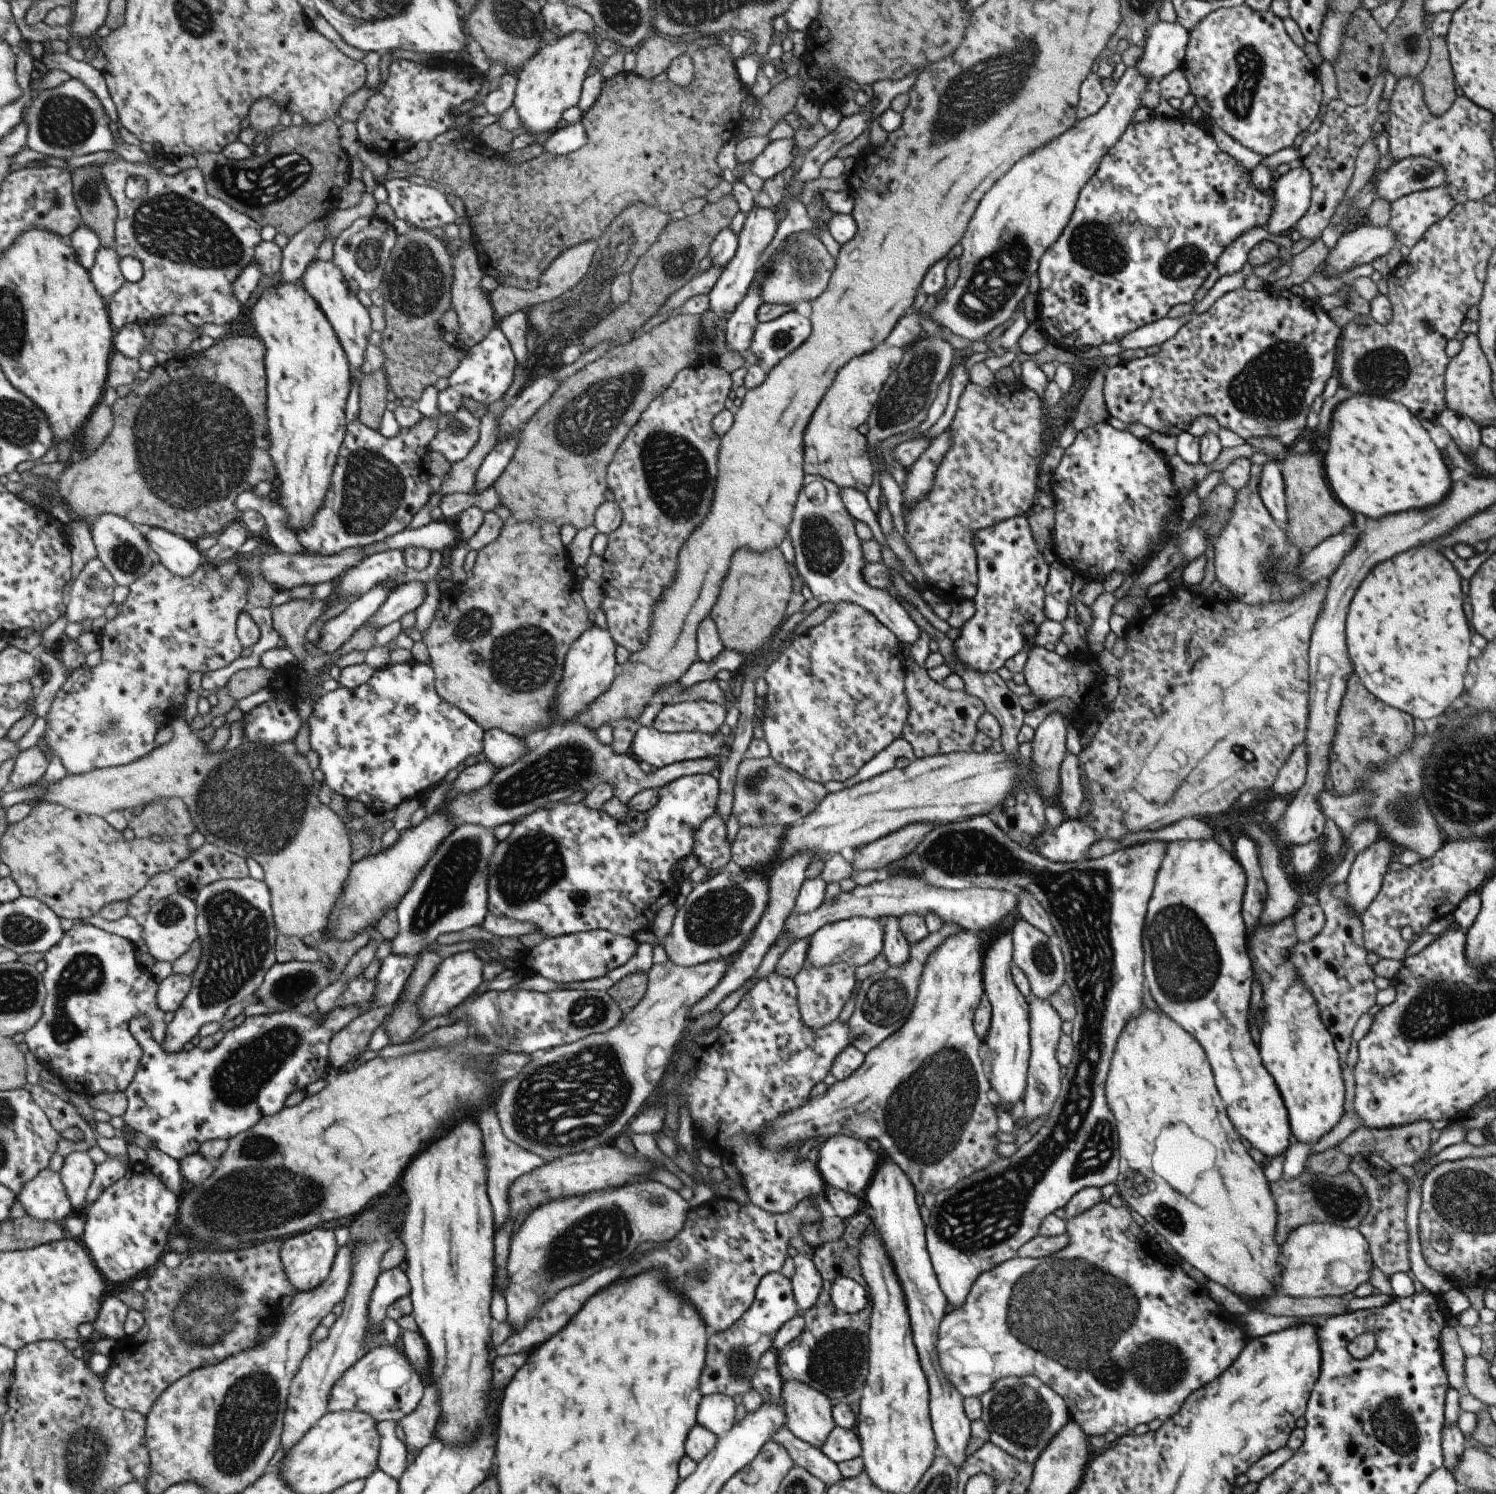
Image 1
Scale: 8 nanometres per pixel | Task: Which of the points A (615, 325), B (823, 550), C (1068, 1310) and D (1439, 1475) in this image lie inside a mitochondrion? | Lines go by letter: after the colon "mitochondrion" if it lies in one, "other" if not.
A: mitochondrion
B: mitochondrion
C: mitochondrion
D: other

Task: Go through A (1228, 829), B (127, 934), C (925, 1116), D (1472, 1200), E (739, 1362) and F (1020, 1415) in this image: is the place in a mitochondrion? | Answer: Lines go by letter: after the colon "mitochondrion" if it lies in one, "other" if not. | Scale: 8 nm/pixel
A: other
B: other
C: mitochondrion
D: mitochondrion
E: mitochondrion
F: mitochondrion

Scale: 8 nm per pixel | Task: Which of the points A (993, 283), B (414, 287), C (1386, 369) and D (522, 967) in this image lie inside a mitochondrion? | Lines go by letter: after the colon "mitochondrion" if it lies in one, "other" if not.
A: mitochondrion
B: mitochondrion
C: mitochondrion
D: other

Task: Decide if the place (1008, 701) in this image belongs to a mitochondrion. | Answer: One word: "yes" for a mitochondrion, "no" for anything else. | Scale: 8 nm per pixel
no

